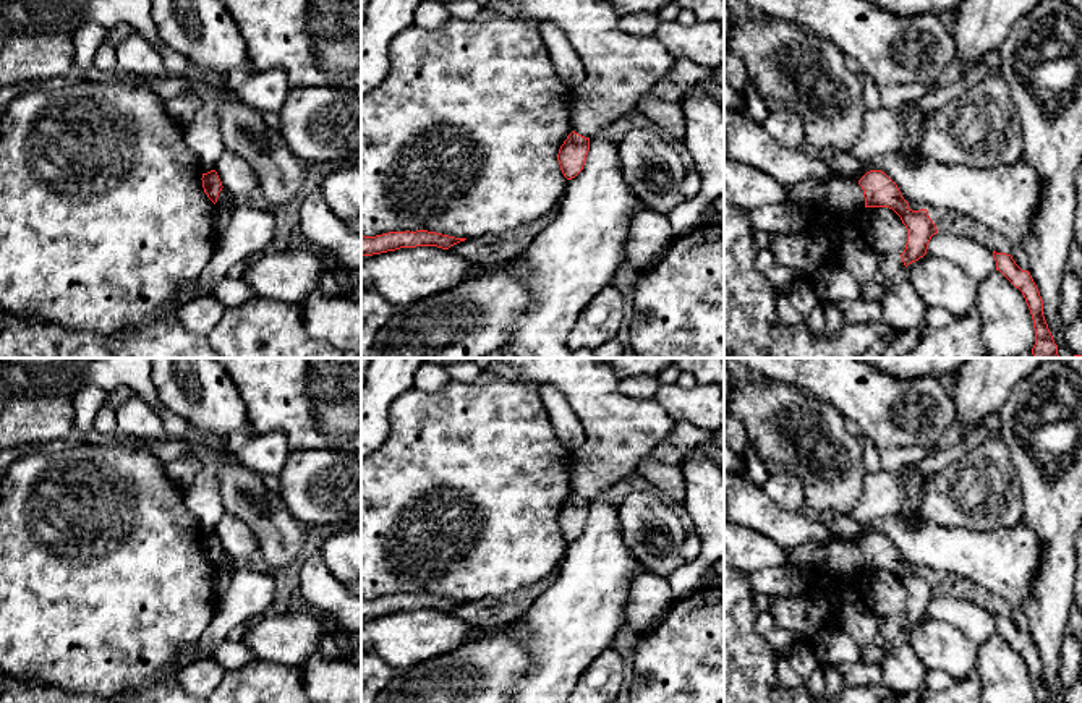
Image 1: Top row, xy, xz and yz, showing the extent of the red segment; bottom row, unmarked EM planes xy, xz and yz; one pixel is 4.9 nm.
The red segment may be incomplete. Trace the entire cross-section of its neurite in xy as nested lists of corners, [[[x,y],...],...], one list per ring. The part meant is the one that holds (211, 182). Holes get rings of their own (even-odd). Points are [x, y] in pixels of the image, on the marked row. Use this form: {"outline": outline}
{"outline": [[[215,170],[202,173],[201,180],[204,193],[217,207],[235,209],[236,196],[233,196],[222,186],[222,181]]]}

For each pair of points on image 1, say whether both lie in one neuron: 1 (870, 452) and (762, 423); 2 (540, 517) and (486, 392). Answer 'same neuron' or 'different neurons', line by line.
1: different neurons
2: same neuron

